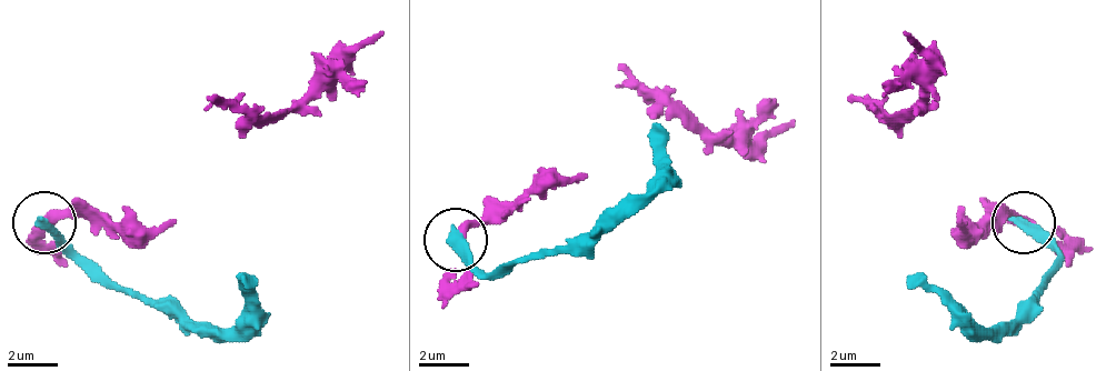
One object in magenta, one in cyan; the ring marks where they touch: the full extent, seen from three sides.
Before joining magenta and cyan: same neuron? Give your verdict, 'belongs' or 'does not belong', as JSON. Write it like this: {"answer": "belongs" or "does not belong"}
{"answer": "does not belong"}

